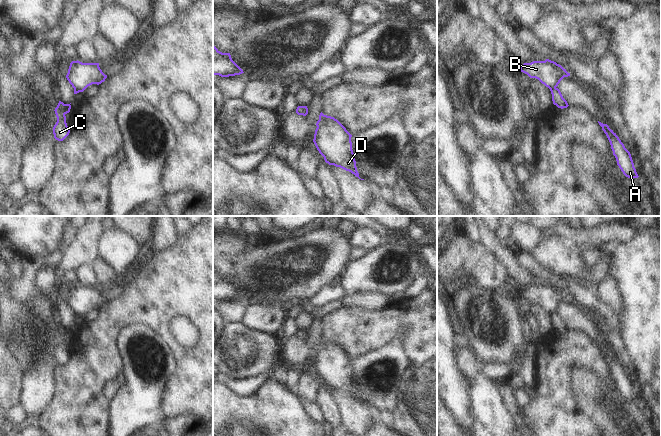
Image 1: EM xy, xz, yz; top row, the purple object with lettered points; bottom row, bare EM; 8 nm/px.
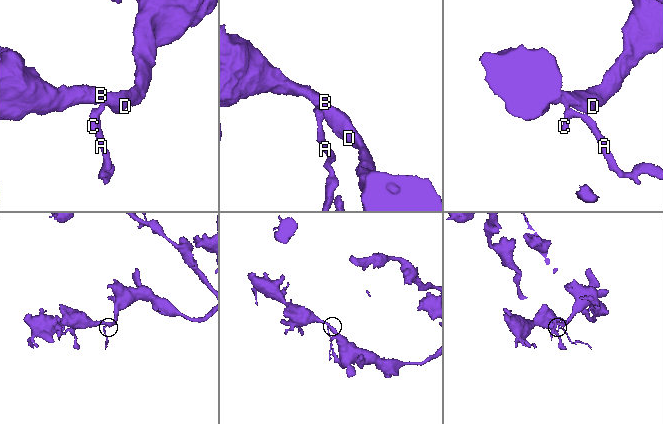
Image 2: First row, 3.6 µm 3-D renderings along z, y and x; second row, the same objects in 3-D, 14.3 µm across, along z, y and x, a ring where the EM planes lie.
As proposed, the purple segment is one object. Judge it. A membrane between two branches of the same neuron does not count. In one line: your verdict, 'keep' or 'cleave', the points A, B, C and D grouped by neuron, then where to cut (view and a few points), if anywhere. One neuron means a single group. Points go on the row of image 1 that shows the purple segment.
cleave; A C / B D; cut in yz along (555, 87), (550, 90)

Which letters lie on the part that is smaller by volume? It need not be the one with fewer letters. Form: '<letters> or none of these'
A, C.

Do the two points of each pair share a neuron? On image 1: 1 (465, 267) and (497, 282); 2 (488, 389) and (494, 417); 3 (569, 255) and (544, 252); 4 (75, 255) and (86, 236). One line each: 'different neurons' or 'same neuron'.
1: same neuron
2: same neuron
3: same neuron
4: same neuron

